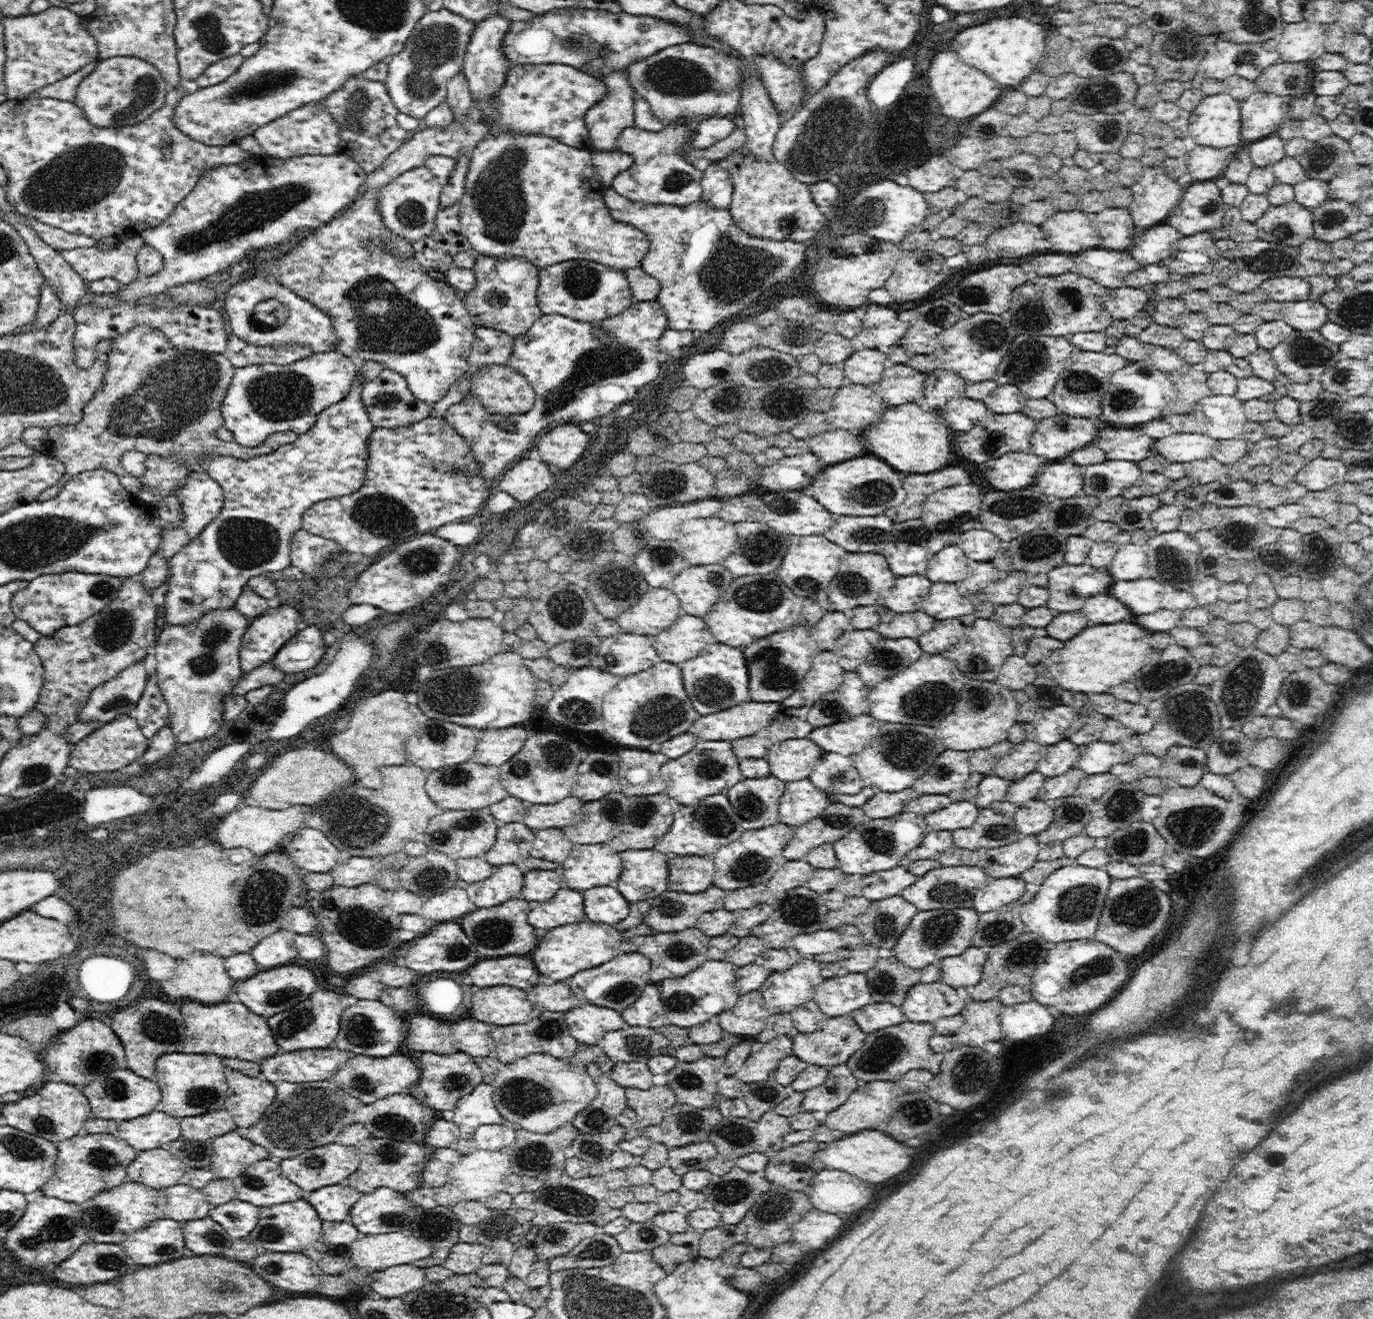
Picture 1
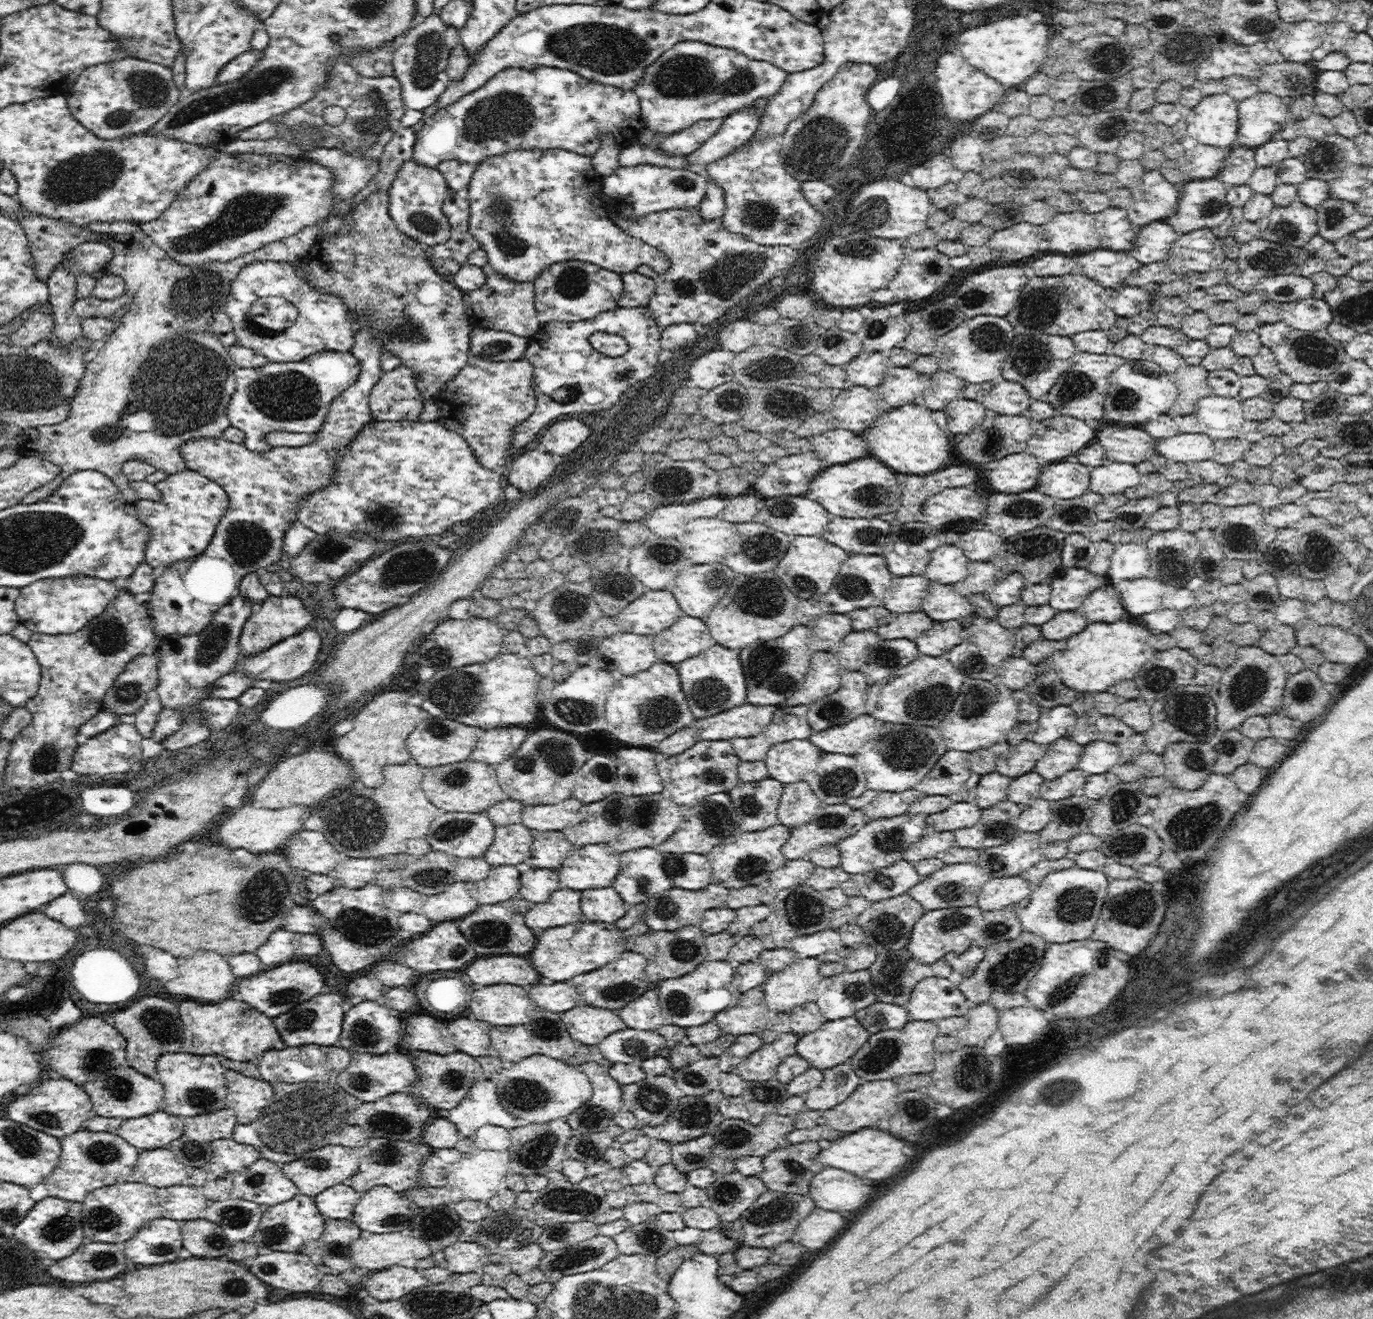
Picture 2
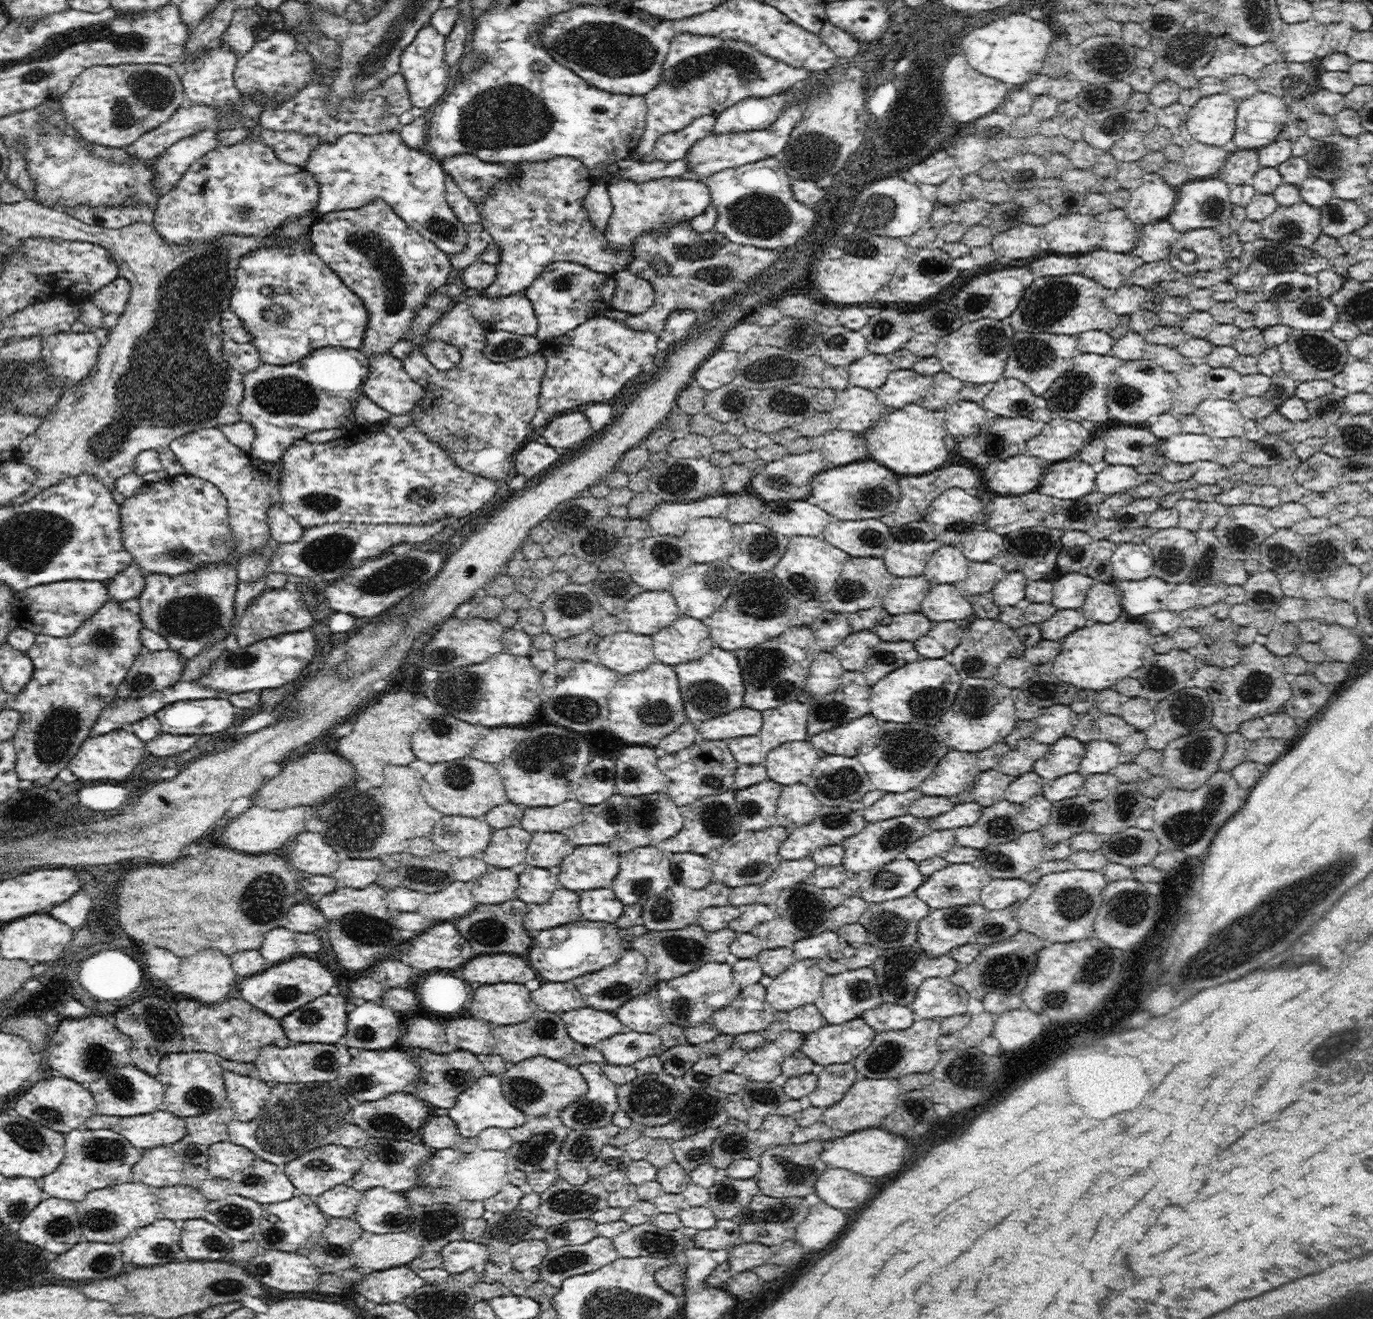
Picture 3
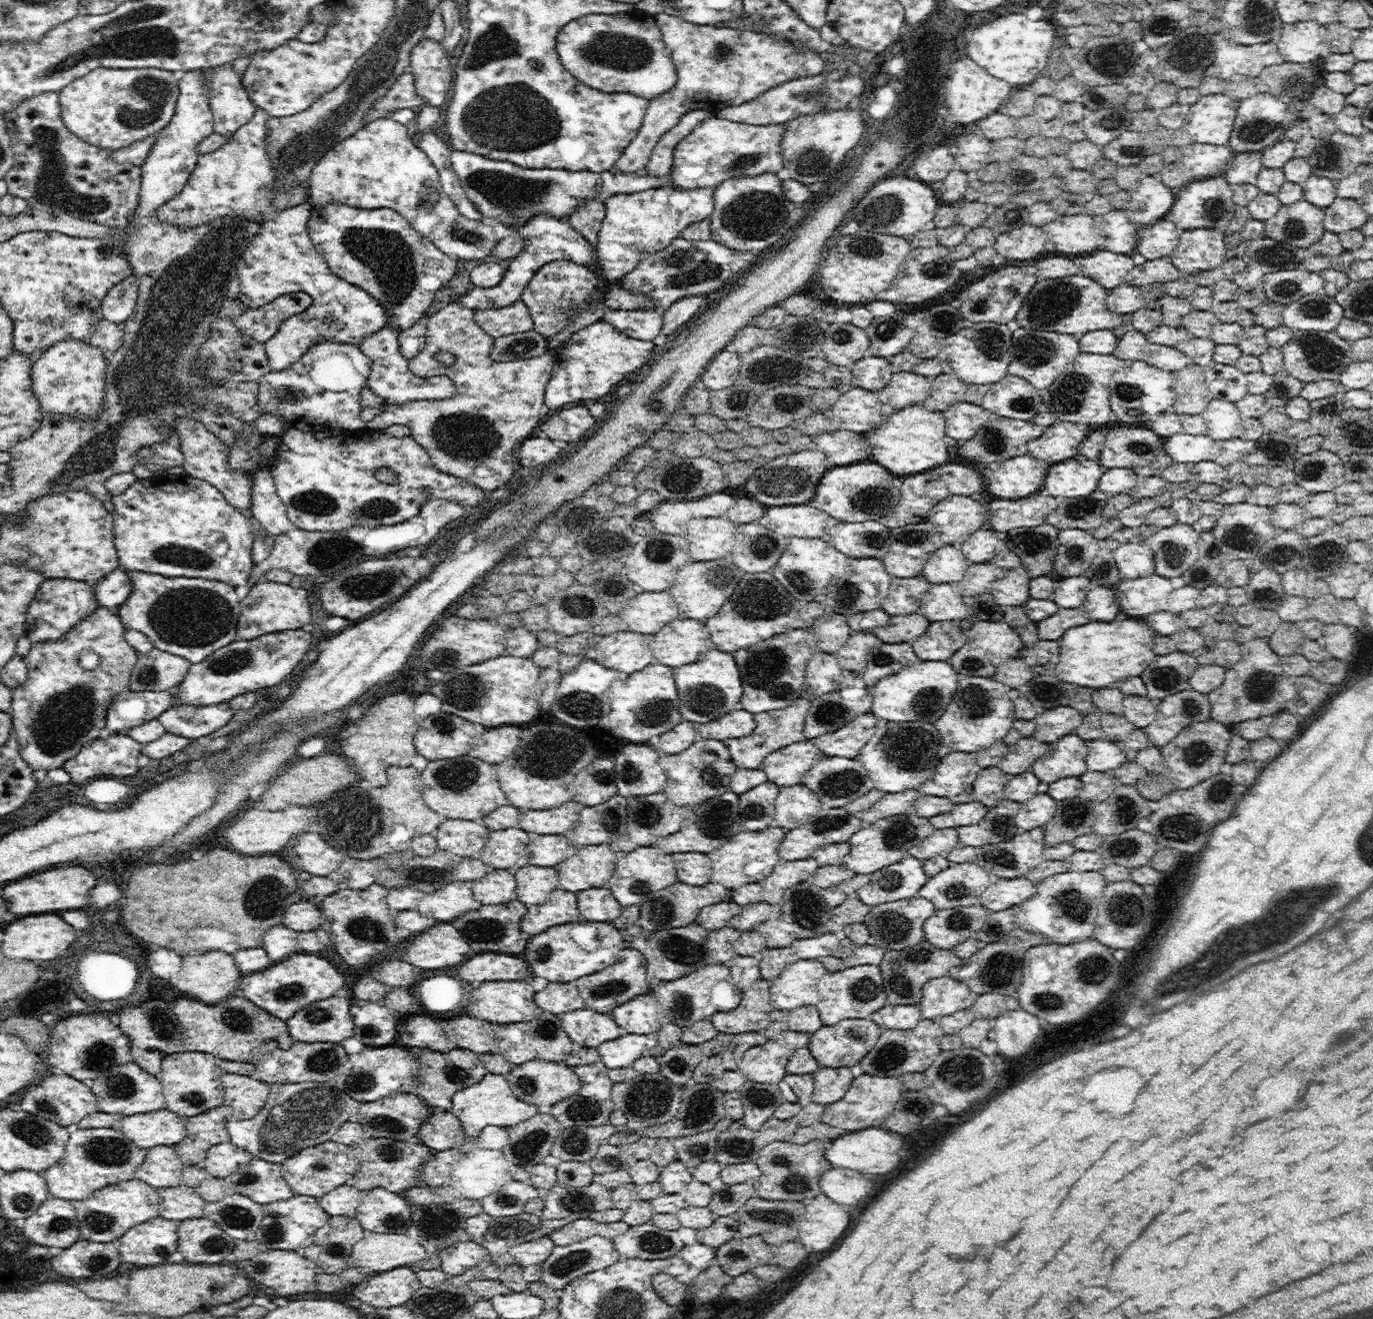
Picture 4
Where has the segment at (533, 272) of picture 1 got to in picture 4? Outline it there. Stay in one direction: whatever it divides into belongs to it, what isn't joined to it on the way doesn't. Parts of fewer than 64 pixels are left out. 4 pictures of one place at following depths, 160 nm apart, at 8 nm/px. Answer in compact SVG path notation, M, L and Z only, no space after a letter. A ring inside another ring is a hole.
M522 299L505 308L474 311L473 319L493 339L533 329L534 321Z

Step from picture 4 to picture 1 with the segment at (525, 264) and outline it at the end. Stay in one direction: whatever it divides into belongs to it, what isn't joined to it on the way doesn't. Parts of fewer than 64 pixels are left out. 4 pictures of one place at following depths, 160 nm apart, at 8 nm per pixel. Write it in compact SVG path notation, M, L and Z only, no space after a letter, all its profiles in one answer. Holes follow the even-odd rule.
M494 122L470 157L465 193L459 202L460 232L471 242L472 252L522 256L539 269L576 259L593 260L622 271L641 266L650 241L635 226L612 218L604 202L605 189L594 173L591 151L562 144L543 134L497 130Z

